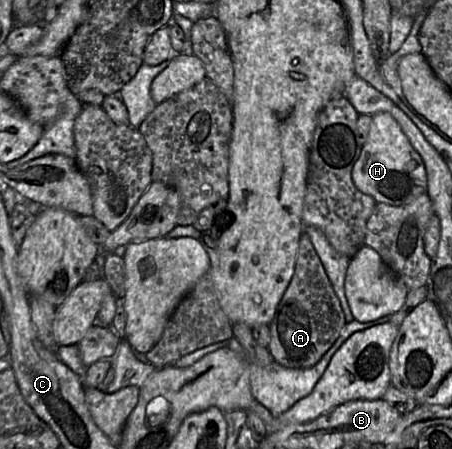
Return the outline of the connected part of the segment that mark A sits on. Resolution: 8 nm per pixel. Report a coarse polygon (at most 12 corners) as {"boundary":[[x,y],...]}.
{"boundary":[[306,232],[269,323],[284,367],[315,365],[346,324]]}

